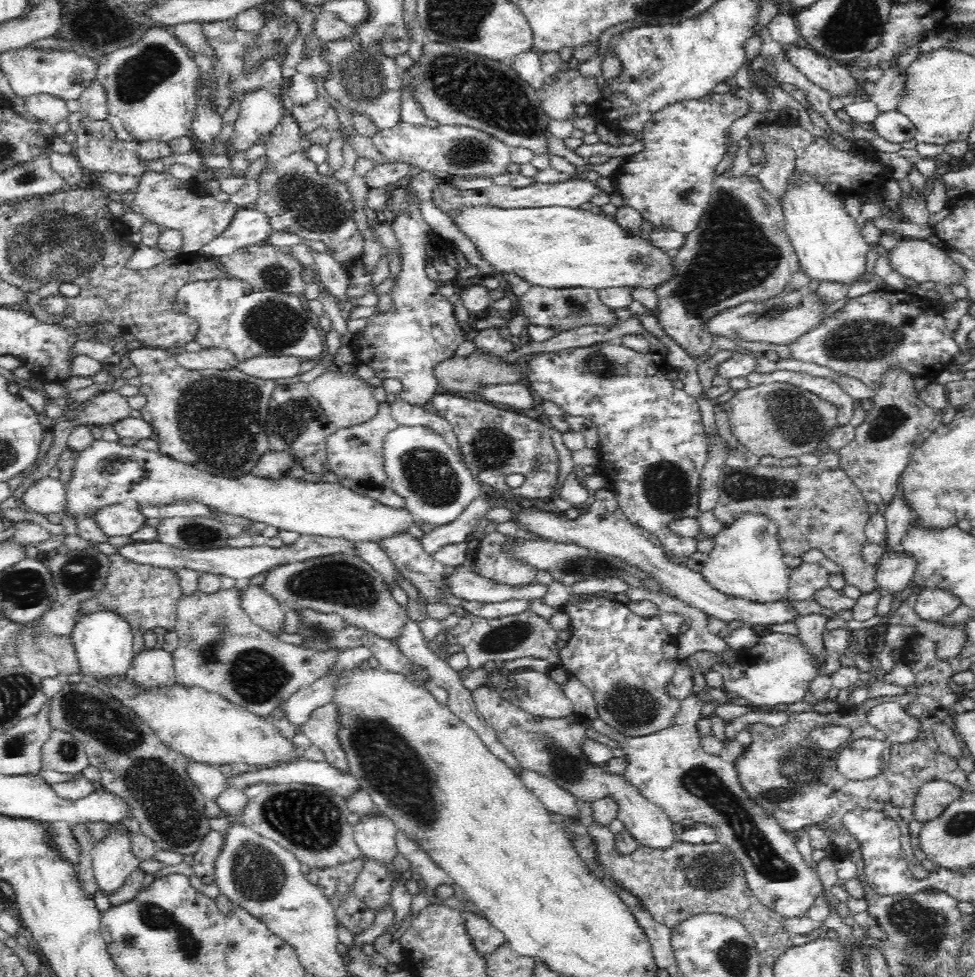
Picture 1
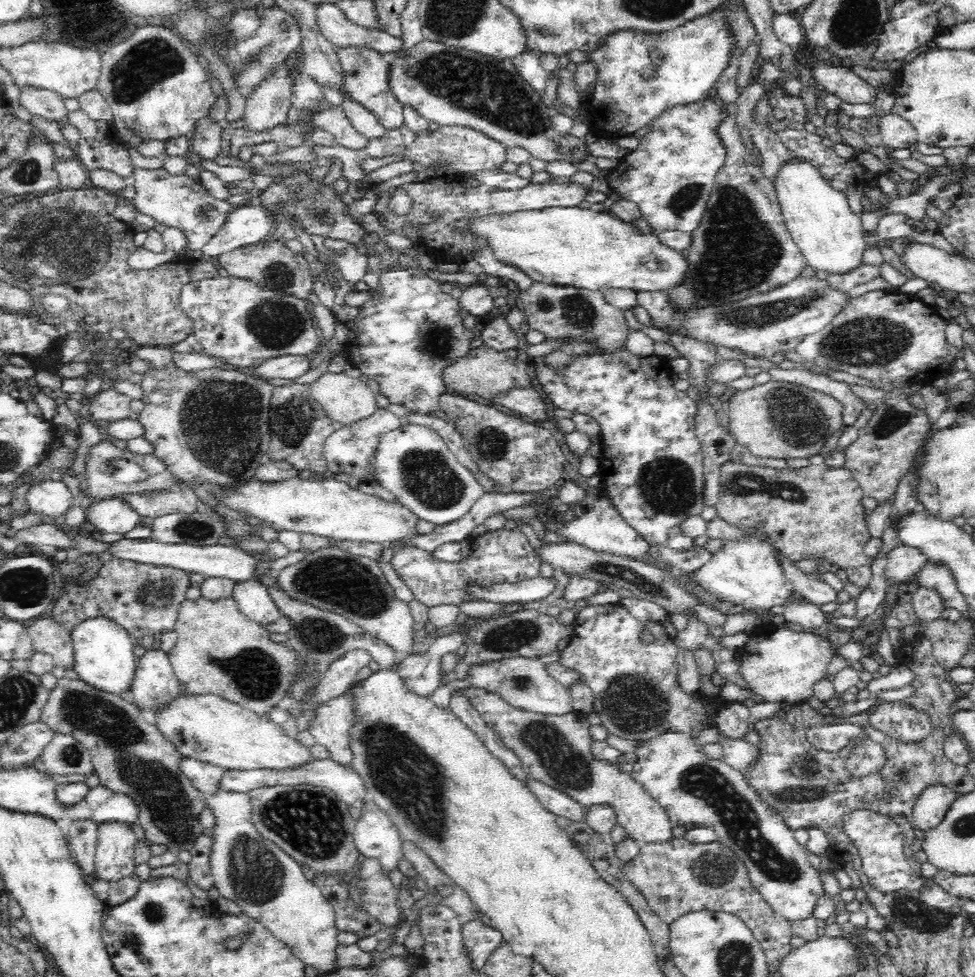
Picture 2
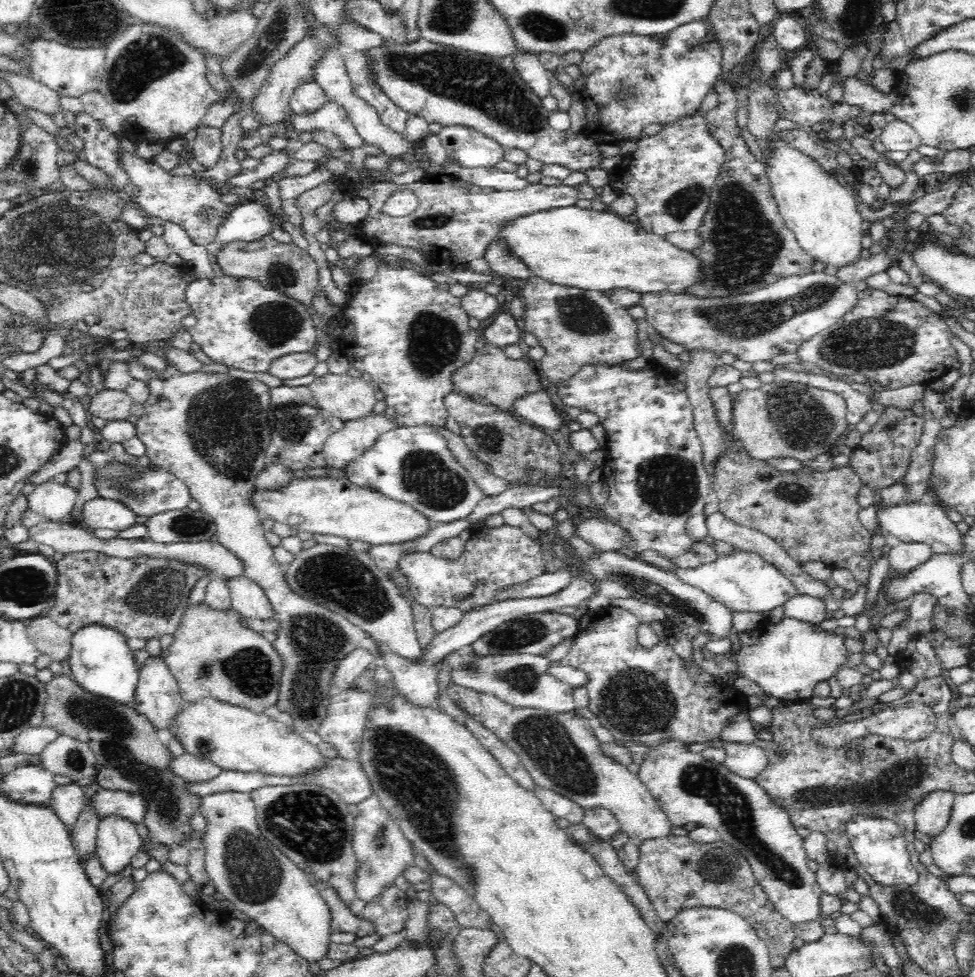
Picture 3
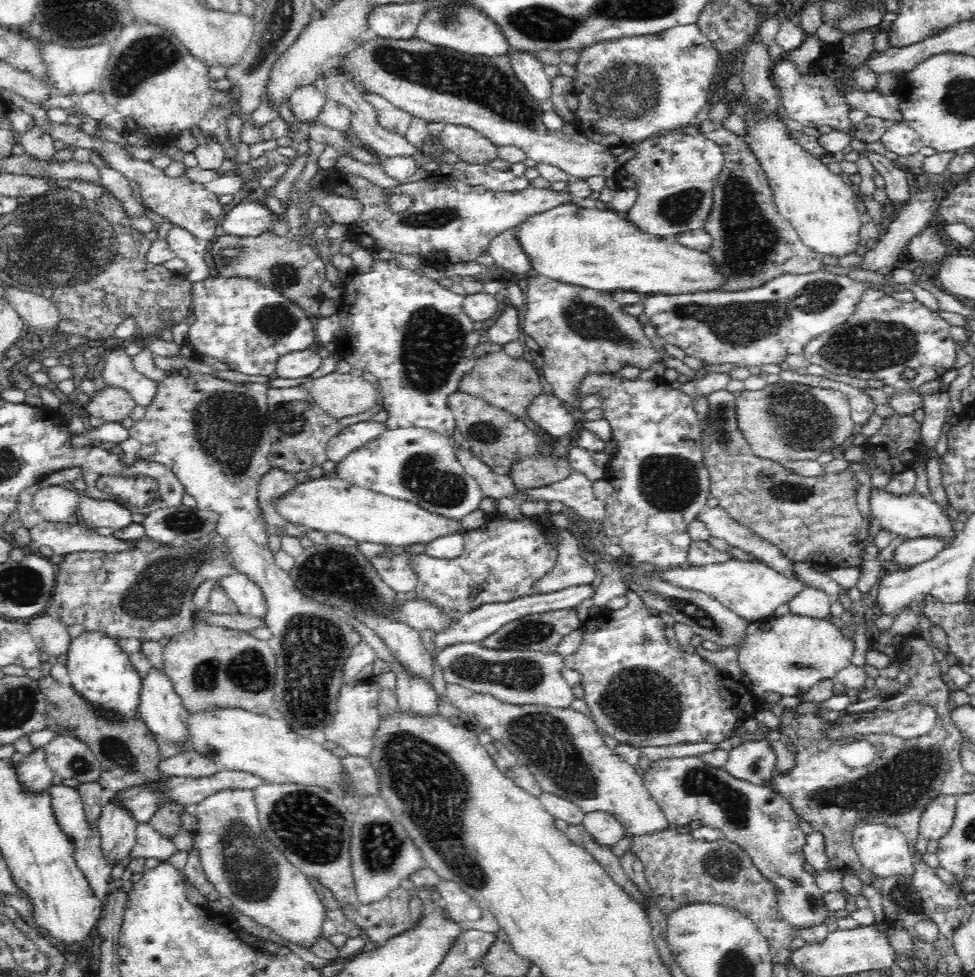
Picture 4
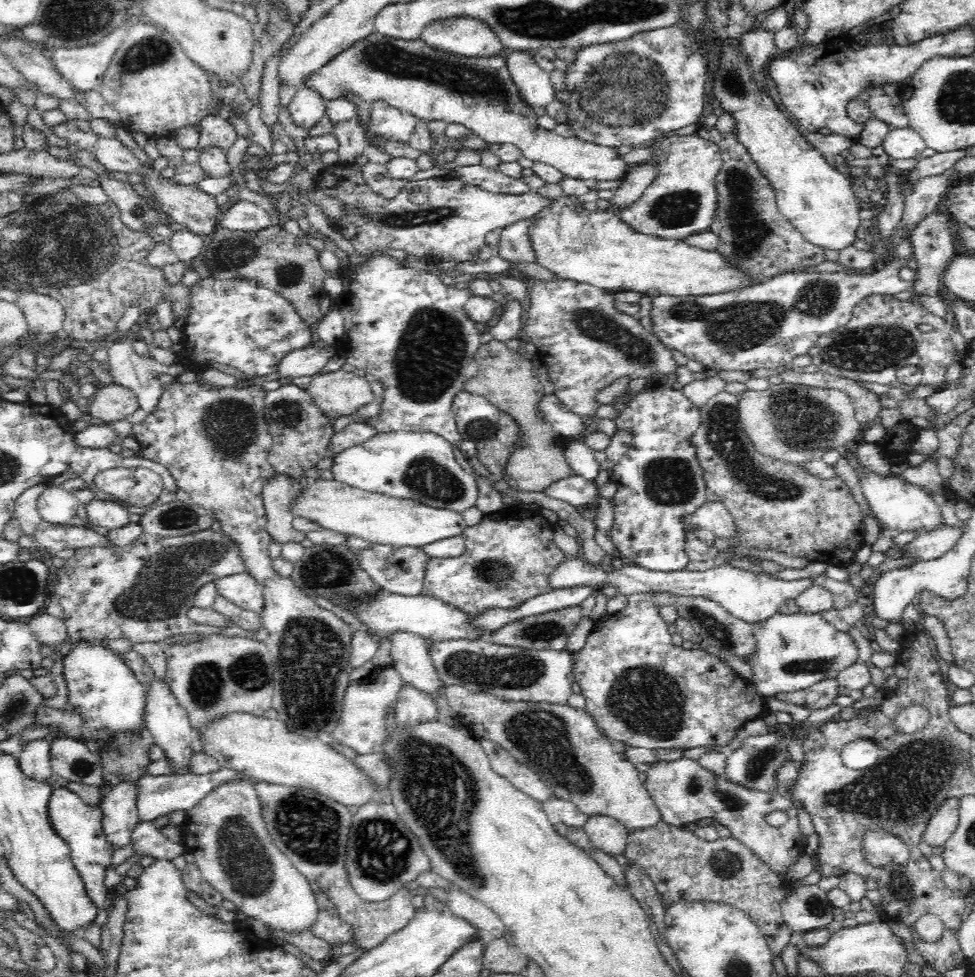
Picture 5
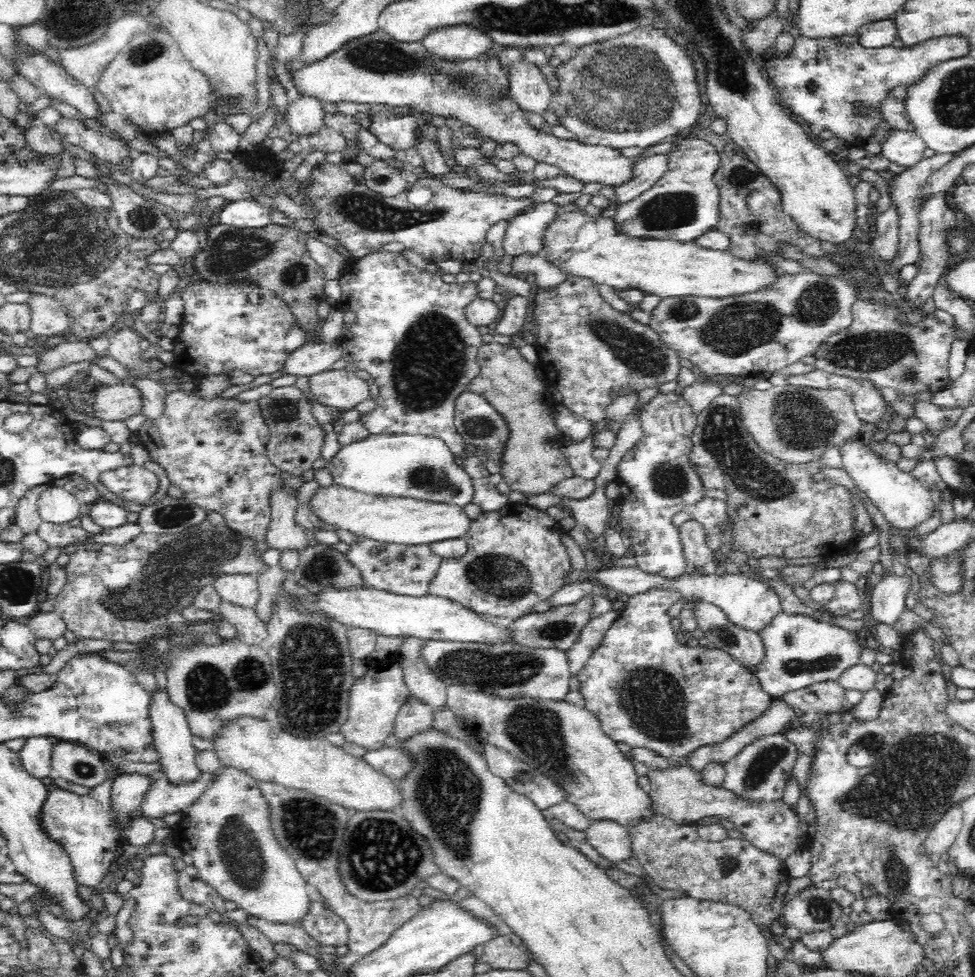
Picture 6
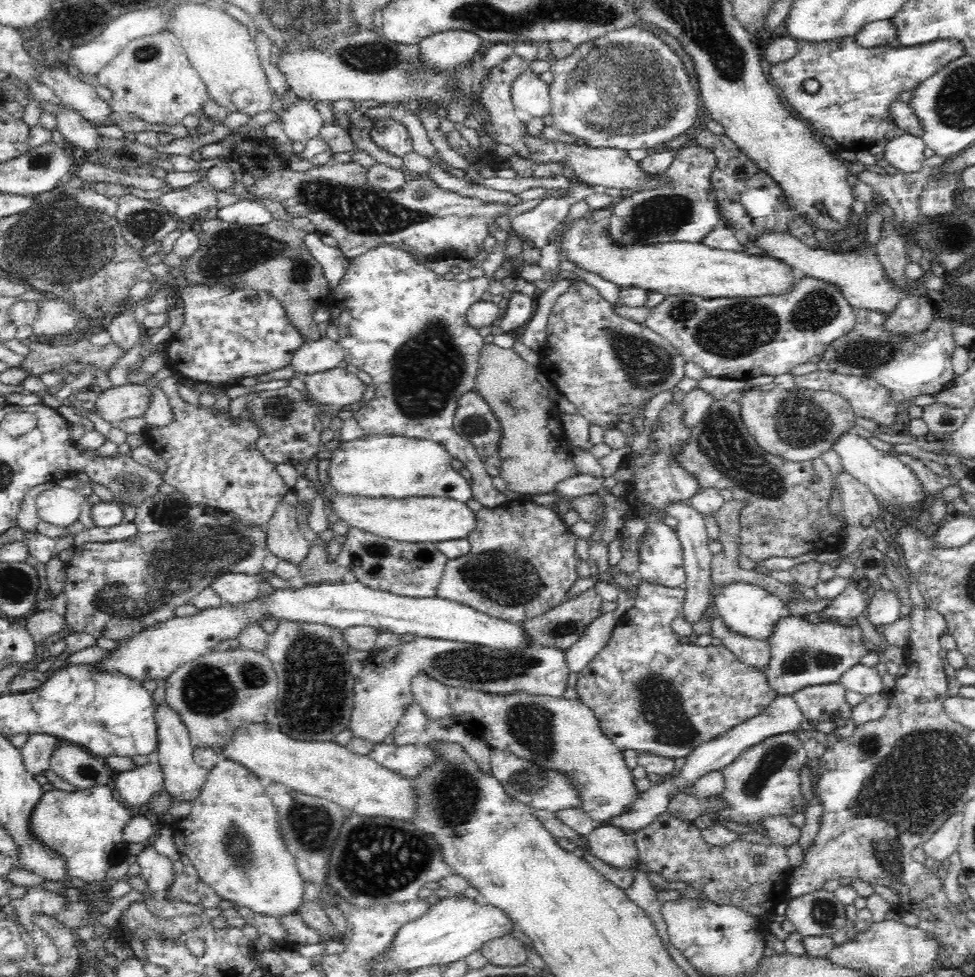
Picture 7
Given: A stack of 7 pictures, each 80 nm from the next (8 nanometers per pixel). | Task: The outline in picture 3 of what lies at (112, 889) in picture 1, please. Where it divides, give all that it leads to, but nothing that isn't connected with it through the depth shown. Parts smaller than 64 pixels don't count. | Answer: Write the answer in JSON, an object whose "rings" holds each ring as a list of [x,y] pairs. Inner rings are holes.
{"rings":[[[117,816],[99,820],[96,857],[107,876],[122,874],[144,842],[133,822]]]}

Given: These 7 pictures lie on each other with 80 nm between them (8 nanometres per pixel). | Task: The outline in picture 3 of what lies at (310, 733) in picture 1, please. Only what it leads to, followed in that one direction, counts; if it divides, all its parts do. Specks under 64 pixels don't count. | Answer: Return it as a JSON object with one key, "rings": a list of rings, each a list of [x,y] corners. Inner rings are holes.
{"rings":[[[356,686],[340,693],[336,692],[329,698],[326,716],[322,718],[317,733],[322,742],[338,752],[338,758],[346,761],[358,758],[358,750],[360,750],[360,744],[362,744],[362,730],[368,722],[370,710],[372,710],[371,704],[369,704],[370,699],[371,696],[369,696],[367,690],[362,690]]]}

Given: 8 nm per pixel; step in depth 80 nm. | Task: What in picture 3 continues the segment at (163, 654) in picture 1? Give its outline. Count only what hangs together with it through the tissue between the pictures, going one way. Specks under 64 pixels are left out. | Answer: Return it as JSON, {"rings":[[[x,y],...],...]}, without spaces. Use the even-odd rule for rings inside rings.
{"rings":[[[162,654],[158,656],[149,656],[139,668],[139,677],[137,678],[133,700],[136,703],[135,710],[139,714],[144,714],[160,730],[167,729],[172,722],[174,715],[182,710],[184,704],[180,694],[180,687],[176,677],[172,675],[168,663],[164,661]]]}

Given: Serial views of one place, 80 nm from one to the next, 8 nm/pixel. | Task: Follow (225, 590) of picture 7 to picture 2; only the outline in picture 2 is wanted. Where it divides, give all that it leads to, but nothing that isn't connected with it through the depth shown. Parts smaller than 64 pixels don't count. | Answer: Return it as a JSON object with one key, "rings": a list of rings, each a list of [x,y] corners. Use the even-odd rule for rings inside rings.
{"rings":[[[256,579],[238,581],[232,595],[240,612],[263,627],[276,624],[283,615],[272,599],[270,588]]]}

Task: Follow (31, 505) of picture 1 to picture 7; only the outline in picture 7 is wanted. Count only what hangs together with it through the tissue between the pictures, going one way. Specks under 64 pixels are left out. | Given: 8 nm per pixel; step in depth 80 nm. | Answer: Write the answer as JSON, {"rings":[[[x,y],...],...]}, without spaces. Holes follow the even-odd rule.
{"rings":[[[57,483],[54,487],[43,490],[36,504],[42,521],[64,528],[71,527],[78,521],[81,506],[85,502],[87,502],[85,497]]]}

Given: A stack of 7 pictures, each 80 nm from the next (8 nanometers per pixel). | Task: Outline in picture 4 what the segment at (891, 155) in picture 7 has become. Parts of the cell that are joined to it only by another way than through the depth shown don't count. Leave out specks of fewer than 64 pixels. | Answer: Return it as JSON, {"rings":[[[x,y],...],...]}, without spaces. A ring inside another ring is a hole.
{"rings":[[[904,122],[892,123],[881,136],[885,150],[898,156],[916,154],[922,148],[921,136],[910,125]]]}

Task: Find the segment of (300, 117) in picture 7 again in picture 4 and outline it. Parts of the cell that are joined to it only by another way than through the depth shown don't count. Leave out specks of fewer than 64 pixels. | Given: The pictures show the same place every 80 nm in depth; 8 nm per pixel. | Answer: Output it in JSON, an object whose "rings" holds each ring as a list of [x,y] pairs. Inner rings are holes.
{"rings":[[[304,85],[298,87],[289,98],[290,110],[302,122],[311,121],[318,116],[324,103],[327,101],[327,93],[322,86]]]}

